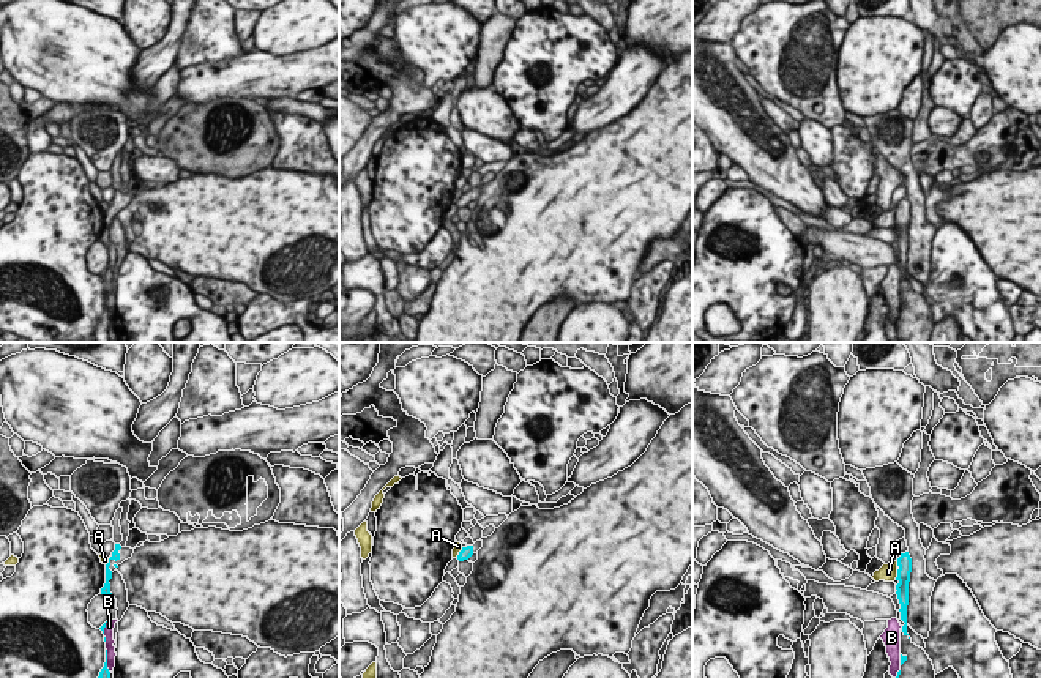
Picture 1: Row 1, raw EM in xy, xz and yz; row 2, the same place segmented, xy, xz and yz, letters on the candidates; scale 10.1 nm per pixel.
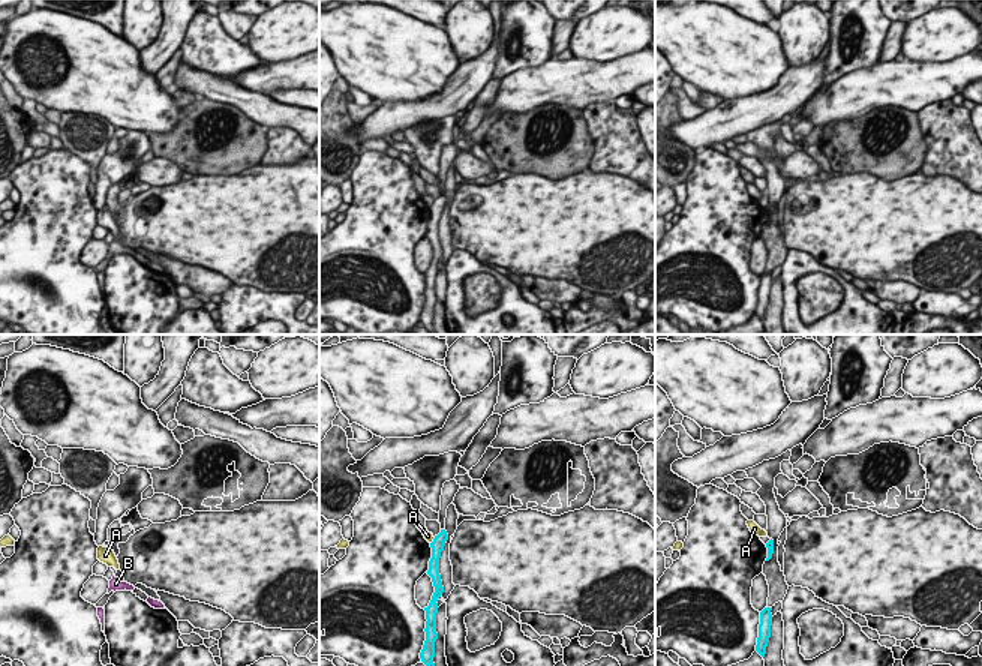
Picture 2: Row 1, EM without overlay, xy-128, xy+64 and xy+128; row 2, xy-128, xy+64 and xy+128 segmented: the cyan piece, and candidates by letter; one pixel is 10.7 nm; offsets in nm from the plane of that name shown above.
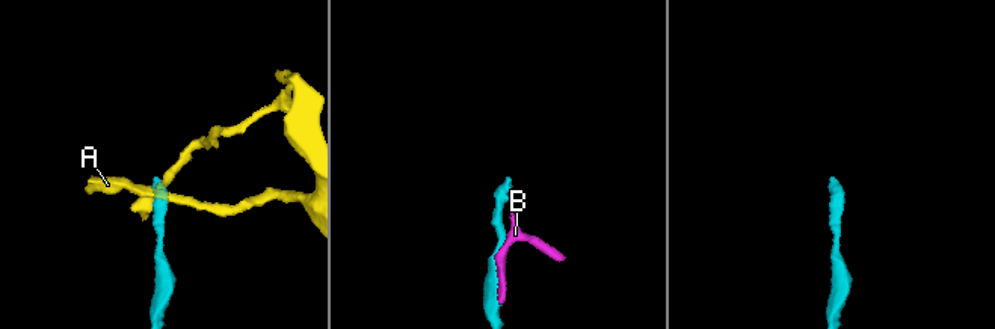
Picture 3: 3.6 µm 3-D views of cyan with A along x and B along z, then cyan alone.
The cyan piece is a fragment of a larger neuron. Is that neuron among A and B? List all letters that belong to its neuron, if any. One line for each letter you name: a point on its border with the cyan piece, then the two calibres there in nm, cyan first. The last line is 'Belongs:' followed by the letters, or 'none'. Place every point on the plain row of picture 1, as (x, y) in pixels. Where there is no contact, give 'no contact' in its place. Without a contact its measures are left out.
Belongs: none

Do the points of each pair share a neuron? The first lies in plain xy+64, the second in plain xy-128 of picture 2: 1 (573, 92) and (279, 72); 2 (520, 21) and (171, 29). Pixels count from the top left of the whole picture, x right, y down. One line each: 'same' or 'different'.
1: same
2: different

